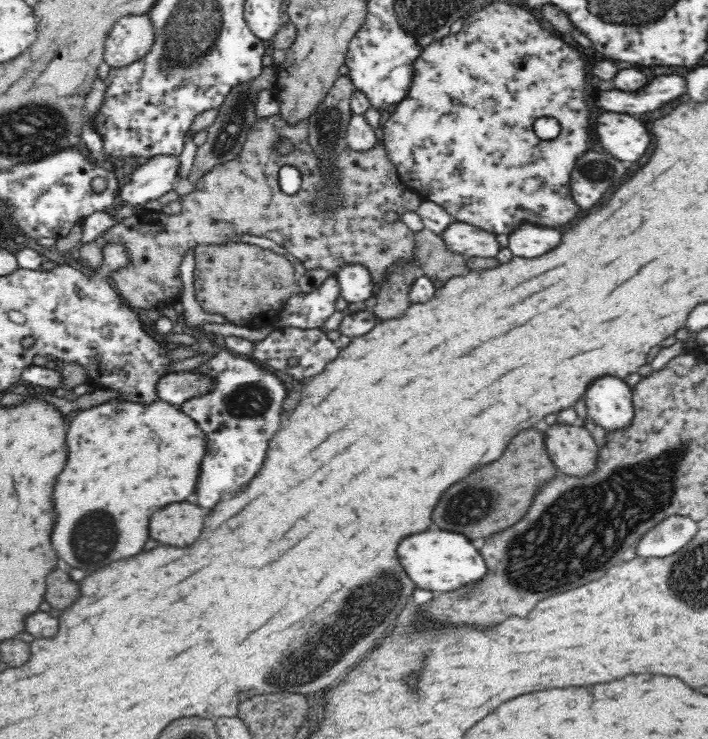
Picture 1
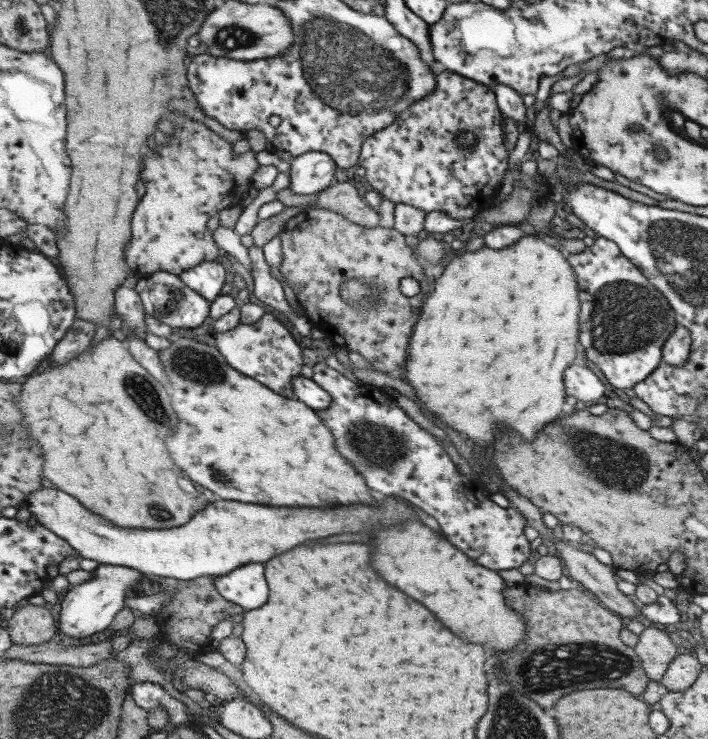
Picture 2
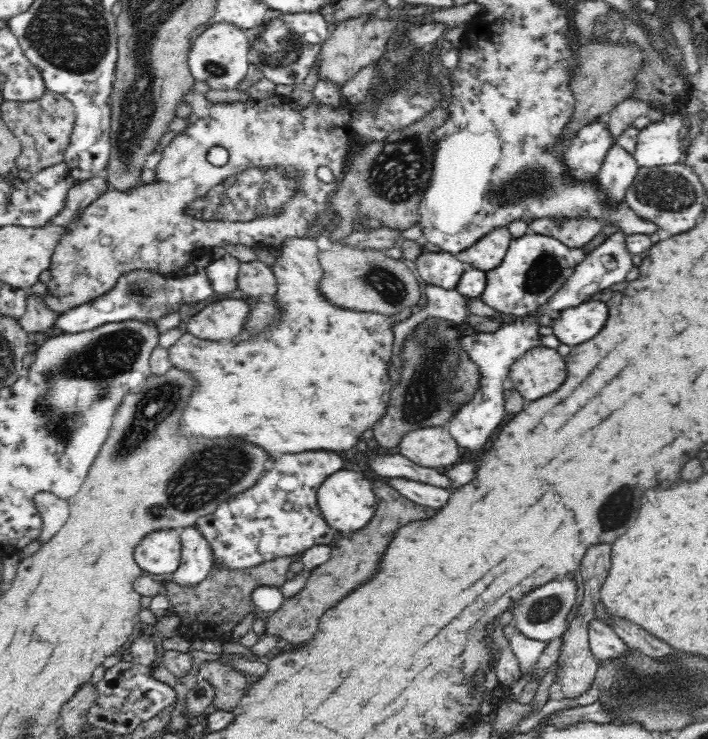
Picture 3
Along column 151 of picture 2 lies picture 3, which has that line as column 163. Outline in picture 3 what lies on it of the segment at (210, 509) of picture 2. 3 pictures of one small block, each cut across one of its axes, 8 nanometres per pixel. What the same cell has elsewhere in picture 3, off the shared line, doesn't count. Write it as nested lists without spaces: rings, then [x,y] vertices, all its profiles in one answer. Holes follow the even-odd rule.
[[[182,528],[156,530],[138,543],[134,560],[144,574],[162,579],[178,570],[182,562],[181,530]]]

